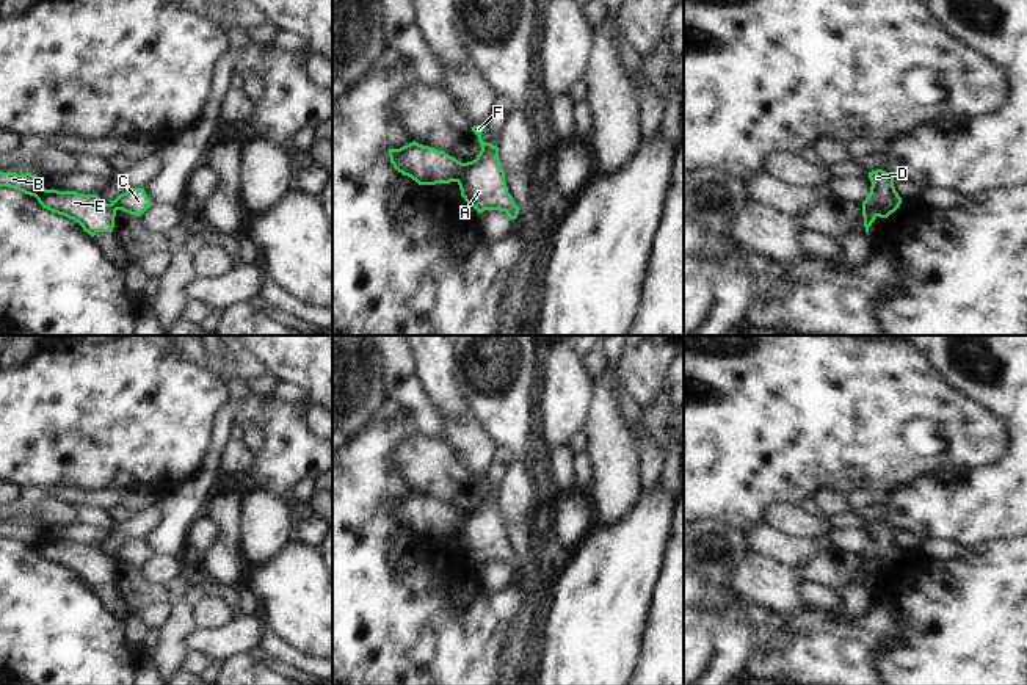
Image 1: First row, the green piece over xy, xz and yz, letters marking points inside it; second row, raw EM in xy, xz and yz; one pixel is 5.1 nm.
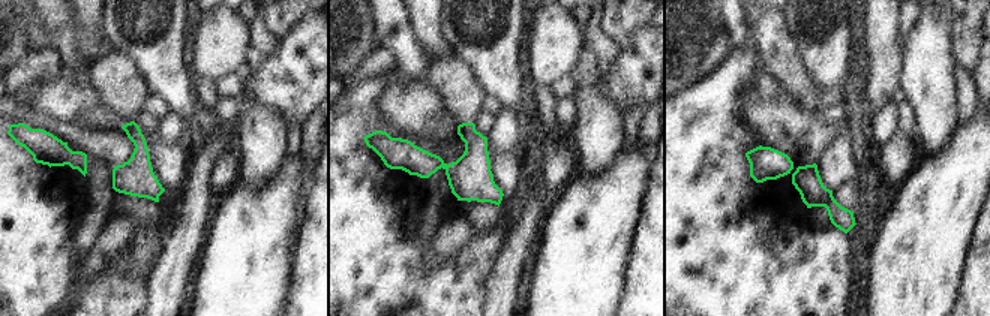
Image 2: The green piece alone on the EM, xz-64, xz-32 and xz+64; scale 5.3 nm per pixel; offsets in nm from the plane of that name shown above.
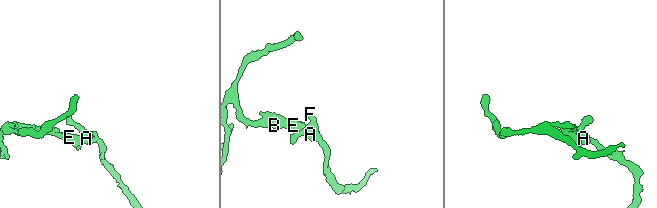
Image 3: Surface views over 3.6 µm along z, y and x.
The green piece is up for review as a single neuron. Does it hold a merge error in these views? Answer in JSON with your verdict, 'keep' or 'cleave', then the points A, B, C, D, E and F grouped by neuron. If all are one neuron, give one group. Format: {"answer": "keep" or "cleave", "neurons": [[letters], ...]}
{"answer": "cleave", "neurons": [["A", "C", "D", "F"], ["B", "E"]]}

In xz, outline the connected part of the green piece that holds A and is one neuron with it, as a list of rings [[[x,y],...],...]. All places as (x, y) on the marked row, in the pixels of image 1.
[[[484,125],[472,127],[472,132],[478,136],[481,150],[475,160],[463,166],[458,179],[461,196],[478,213],[484,210],[500,210],[513,221],[517,218],[519,207],[508,193],[505,171],[499,158],[499,147],[481,140],[484,129]]]

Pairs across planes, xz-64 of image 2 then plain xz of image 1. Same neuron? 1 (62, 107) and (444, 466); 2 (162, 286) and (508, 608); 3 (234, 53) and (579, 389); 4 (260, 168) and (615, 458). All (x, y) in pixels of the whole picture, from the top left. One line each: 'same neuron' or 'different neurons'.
1: same neuron
2: different neurons
3: same neuron
4: same neuron

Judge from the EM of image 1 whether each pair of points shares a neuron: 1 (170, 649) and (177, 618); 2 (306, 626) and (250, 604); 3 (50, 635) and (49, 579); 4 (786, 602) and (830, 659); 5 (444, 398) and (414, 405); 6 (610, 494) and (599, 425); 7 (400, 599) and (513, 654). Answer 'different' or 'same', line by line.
1: same
2: different
3: same
4: different
5: different
6: same
7: different

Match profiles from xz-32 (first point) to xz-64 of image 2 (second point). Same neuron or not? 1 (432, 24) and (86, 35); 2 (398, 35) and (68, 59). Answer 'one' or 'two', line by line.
1: two
2: one

